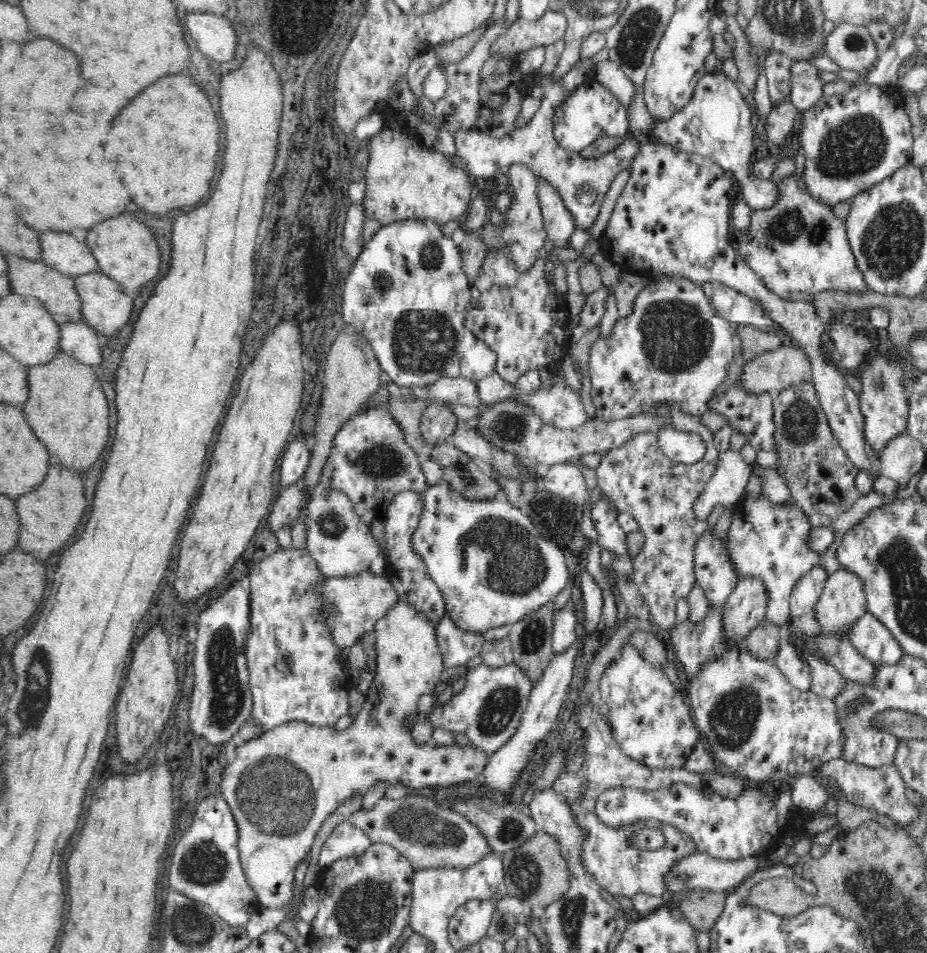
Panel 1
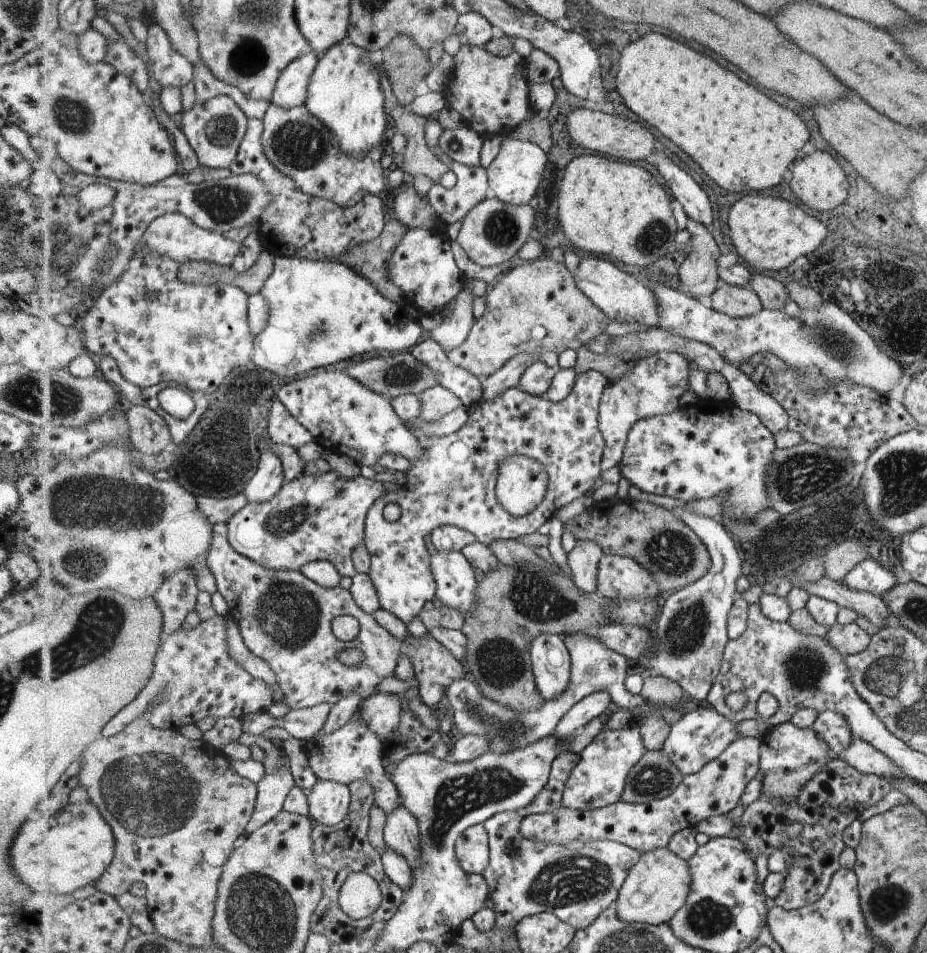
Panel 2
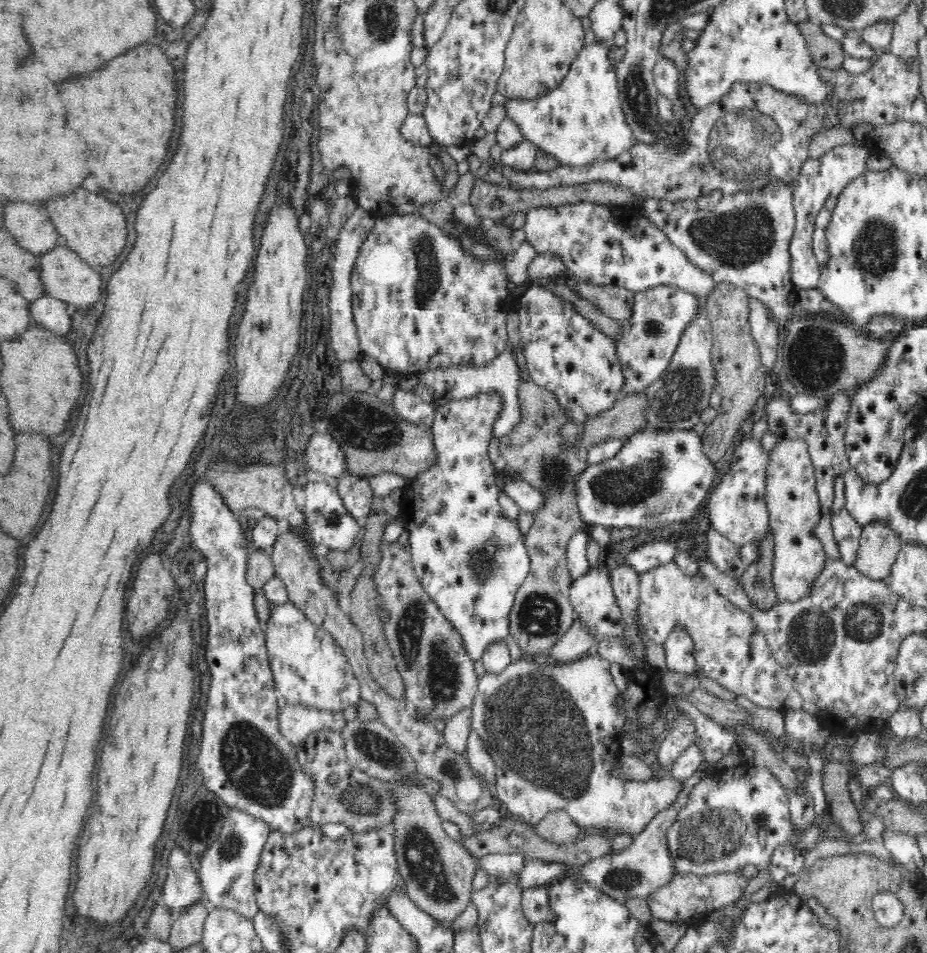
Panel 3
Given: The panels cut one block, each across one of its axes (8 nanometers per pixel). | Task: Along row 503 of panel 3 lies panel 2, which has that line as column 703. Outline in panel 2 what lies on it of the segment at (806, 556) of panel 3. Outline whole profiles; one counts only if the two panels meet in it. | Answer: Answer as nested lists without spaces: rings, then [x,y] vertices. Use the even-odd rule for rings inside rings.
[[[740,737],[700,772],[685,776],[677,791],[667,798],[651,803],[620,801],[587,811],[562,807],[549,813],[537,813],[522,821],[522,834],[532,840],[557,845],[569,845],[577,841],[614,841],[632,847],[639,853],[668,847],[675,834],[697,827],[703,820],[729,814],[741,803],[748,785],[761,772],[762,745],[761,737]]]

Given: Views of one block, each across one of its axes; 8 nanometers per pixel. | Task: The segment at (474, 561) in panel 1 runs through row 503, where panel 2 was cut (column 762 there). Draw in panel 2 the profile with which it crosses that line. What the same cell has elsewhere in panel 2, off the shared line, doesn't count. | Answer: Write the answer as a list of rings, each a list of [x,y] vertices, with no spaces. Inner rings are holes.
[[[728,404],[721,412],[697,411],[681,407],[669,415],[656,415],[642,419],[633,426],[628,447],[620,465],[622,477],[648,494],[666,495],[690,502],[724,494],[725,514],[732,519],[750,519],[771,508],[768,490],[768,469],[776,450],[769,428],[756,413]]]

